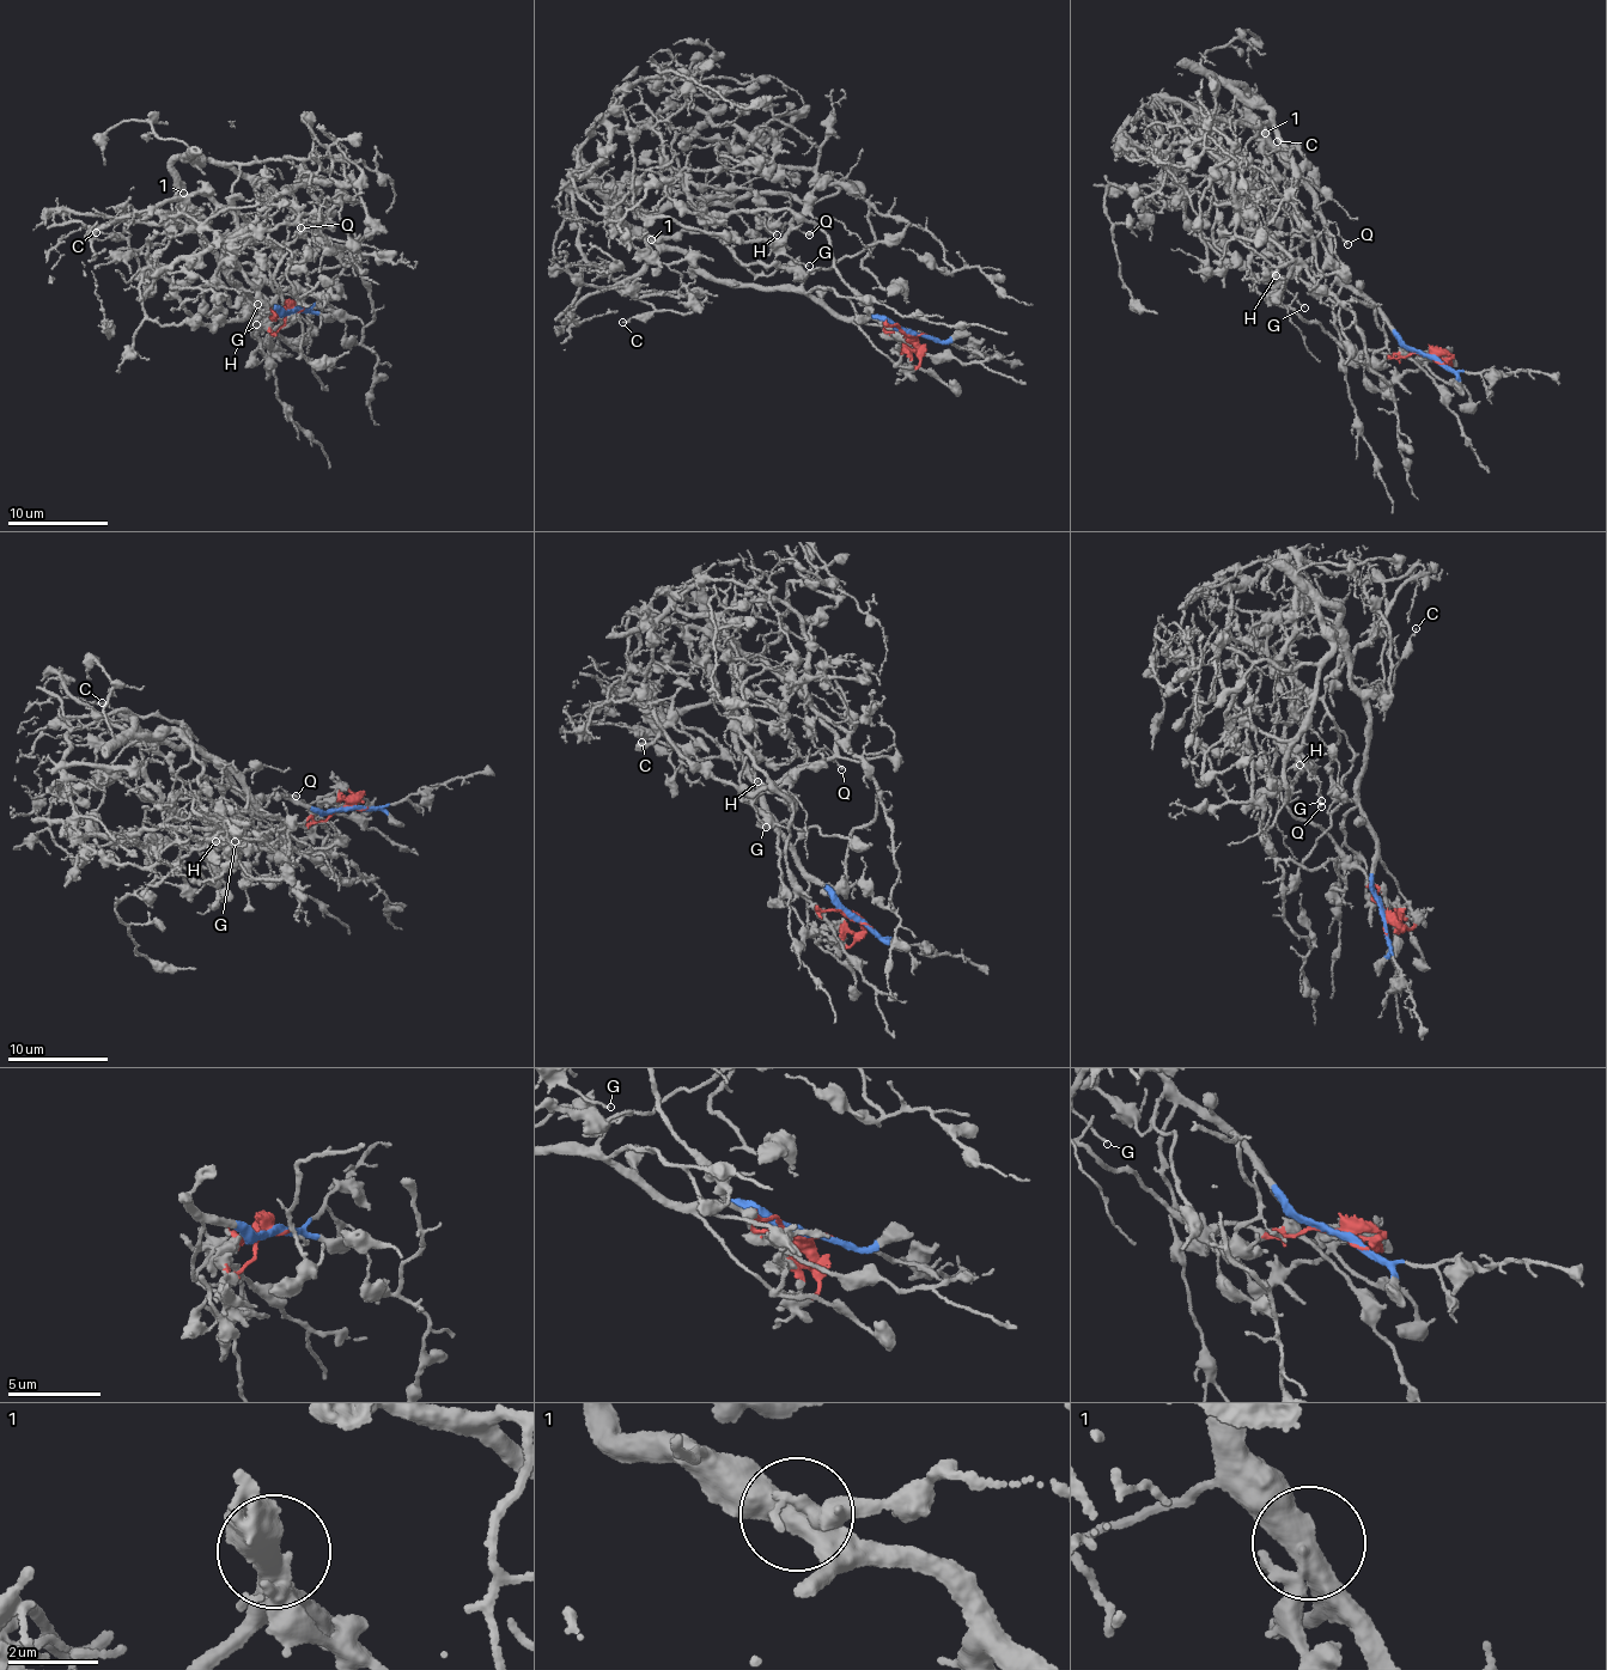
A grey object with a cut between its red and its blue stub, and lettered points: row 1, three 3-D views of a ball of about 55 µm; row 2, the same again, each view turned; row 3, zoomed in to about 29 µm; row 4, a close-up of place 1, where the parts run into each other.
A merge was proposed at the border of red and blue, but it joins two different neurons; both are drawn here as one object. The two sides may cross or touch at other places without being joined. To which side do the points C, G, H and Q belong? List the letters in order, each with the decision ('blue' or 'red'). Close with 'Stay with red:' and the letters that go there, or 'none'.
C: blue
G: blue
H: red
Q: red
Stay with red: H, Q

